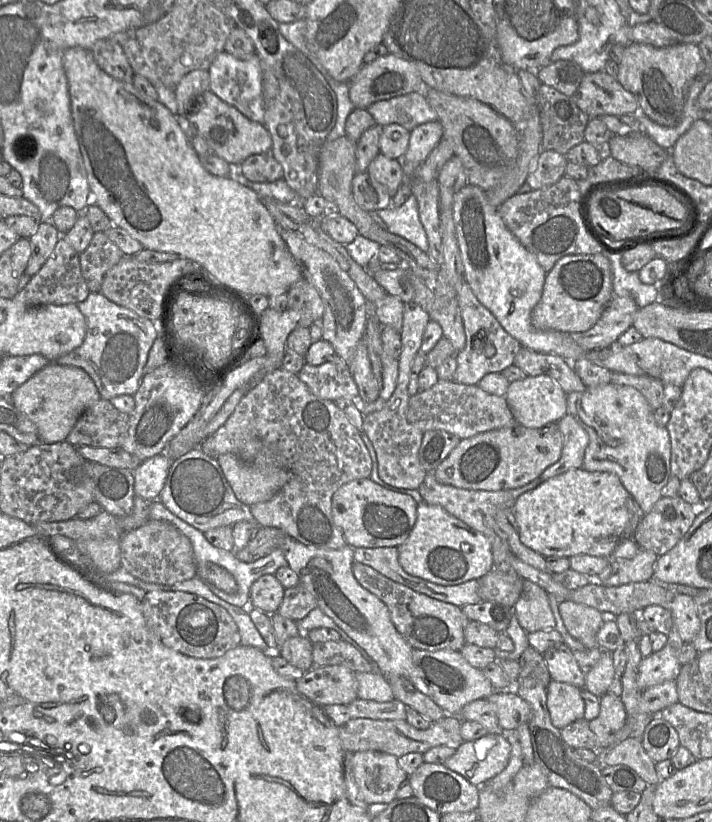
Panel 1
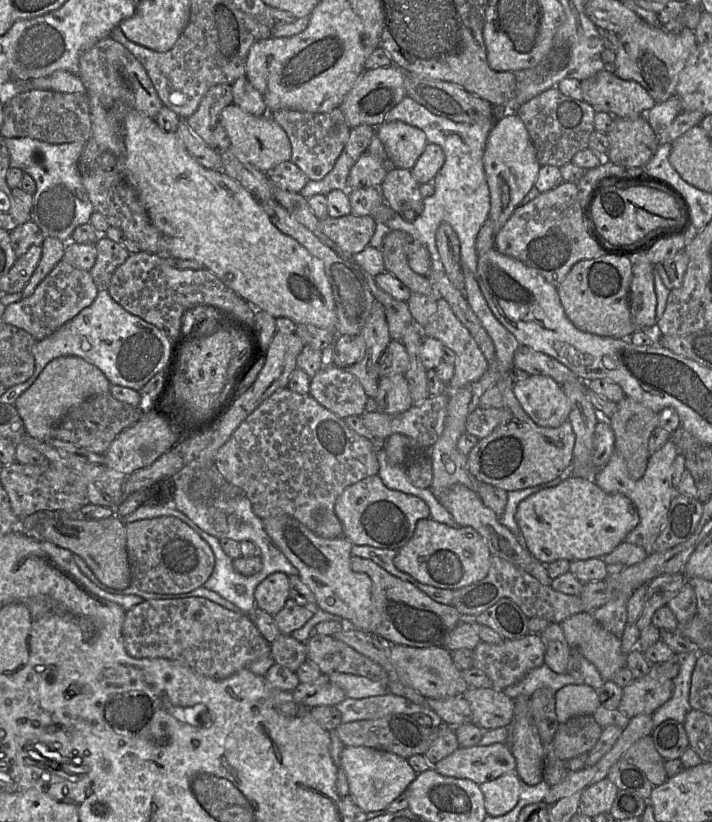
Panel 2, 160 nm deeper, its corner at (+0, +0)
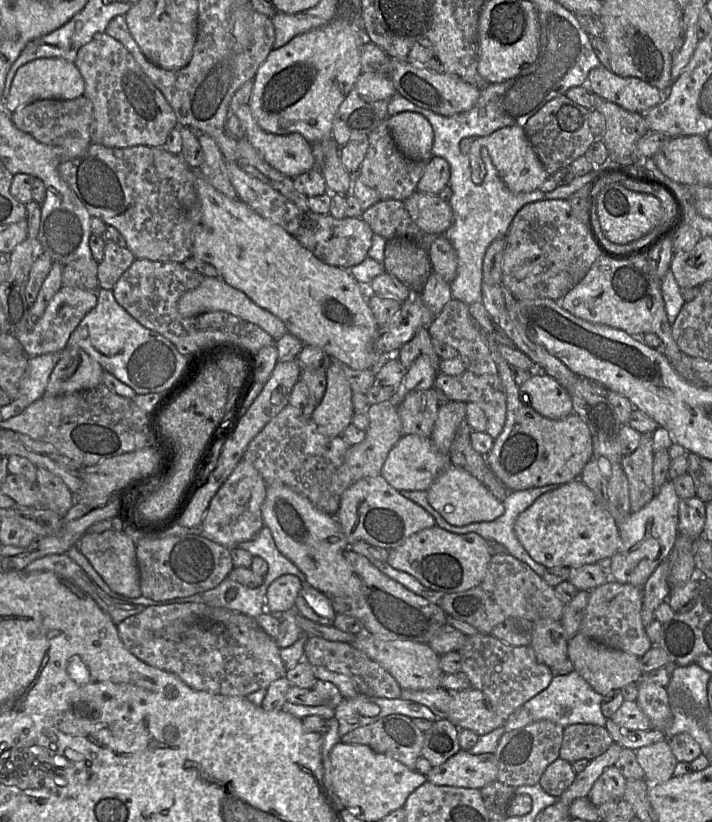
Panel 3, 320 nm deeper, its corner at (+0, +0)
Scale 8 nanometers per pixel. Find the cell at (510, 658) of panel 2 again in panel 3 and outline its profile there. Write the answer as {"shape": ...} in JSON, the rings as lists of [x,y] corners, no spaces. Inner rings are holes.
{"shape":[[[490,634],[468,636],[459,653],[461,672],[467,675],[473,688],[485,694],[505,721],[517,708],[546,689],[553,678],[551,668],[538,662],[530,645],[510,646]]]}

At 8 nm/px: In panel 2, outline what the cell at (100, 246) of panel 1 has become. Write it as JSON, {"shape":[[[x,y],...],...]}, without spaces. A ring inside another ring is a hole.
{"shape":[[[100,237],[96,242],[97,256],[89,271],[98,291],[107,291],[114,271],[131,255],[129,251],[117,242]]]}

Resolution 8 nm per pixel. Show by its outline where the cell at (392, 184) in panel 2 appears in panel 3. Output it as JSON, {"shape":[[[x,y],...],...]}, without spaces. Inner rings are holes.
{"shape":[[[416,191],[403,202],[411,219],[429,237],[444,235],[453,222],[449,202],[438,195]]]}

